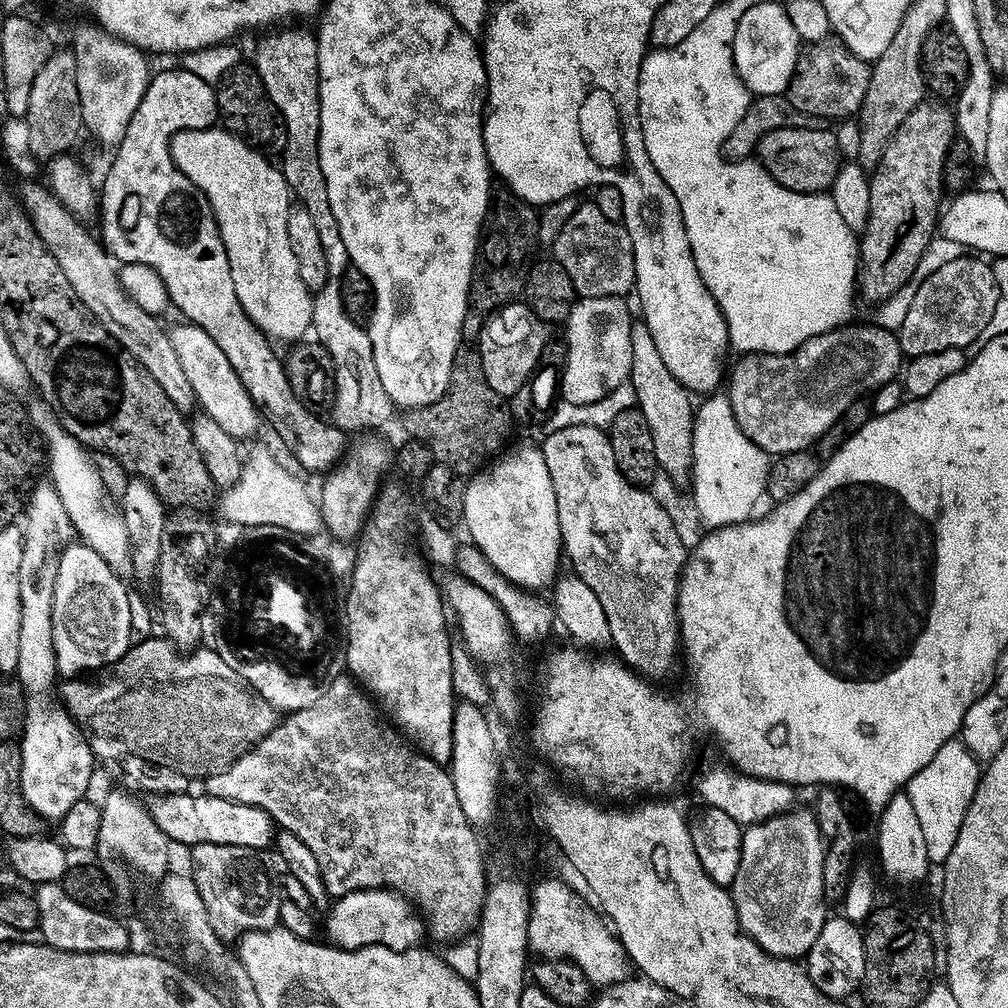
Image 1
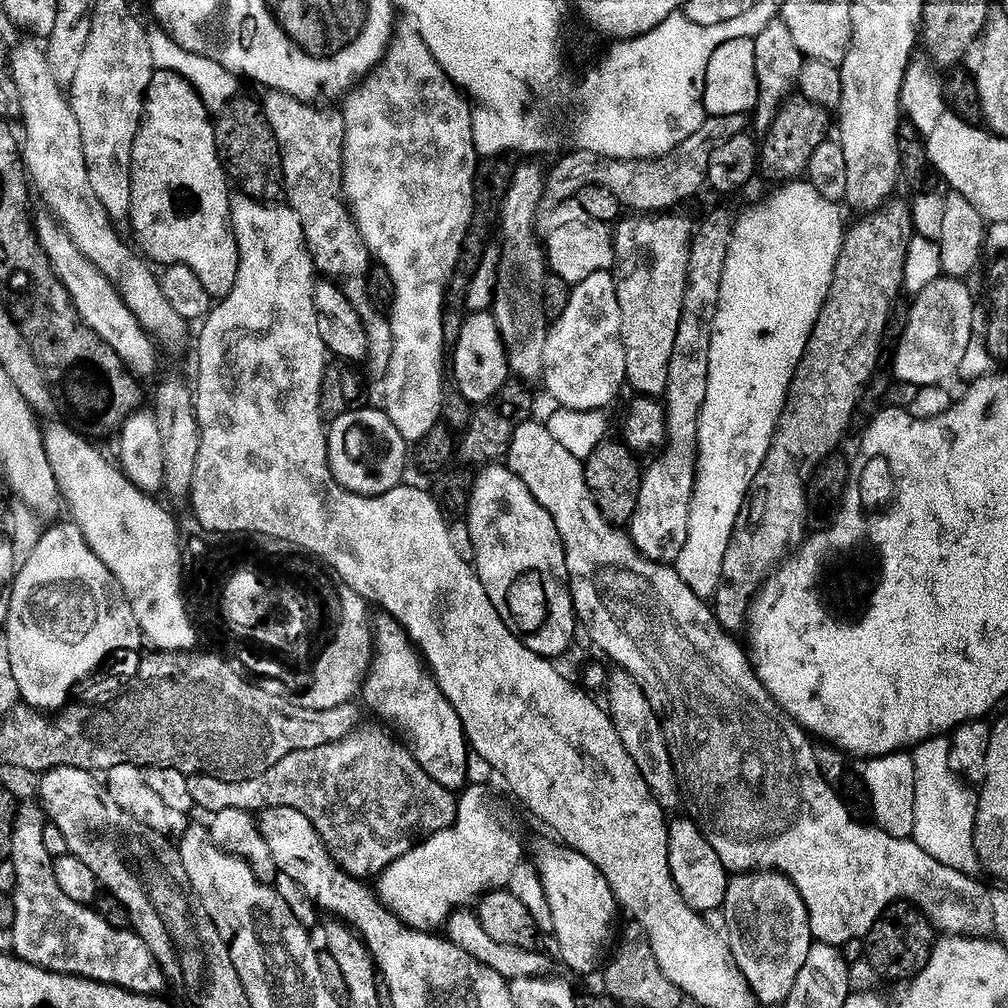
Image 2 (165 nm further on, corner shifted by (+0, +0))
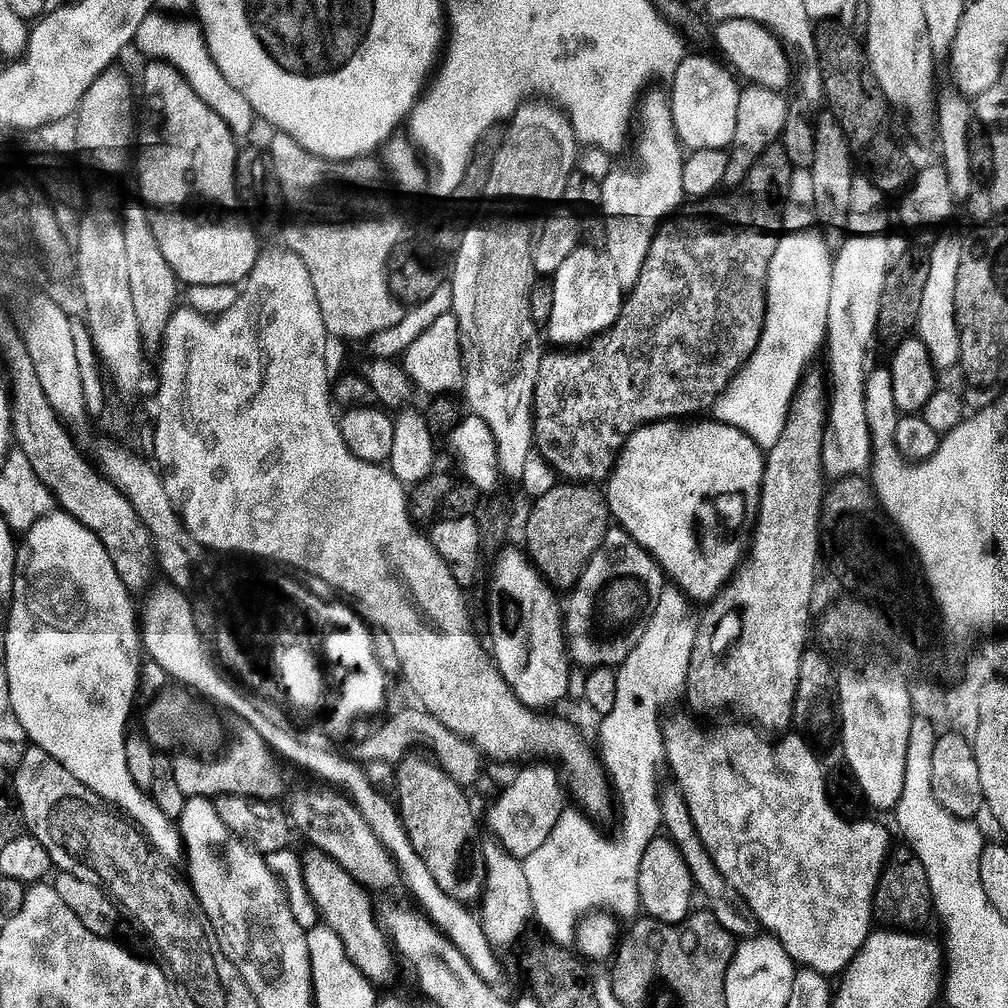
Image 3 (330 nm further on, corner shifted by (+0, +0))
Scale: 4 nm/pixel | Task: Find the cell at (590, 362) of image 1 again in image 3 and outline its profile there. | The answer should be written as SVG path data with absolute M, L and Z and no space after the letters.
M578 246L566 254L562 266L558 266L550 280L554 290L554 307L550 310L546 336L556 346L580 346L591 341L605 332L620 313L622 289L618 282L618 270L614 270L614 262L610 262L603 247L584 247Z

